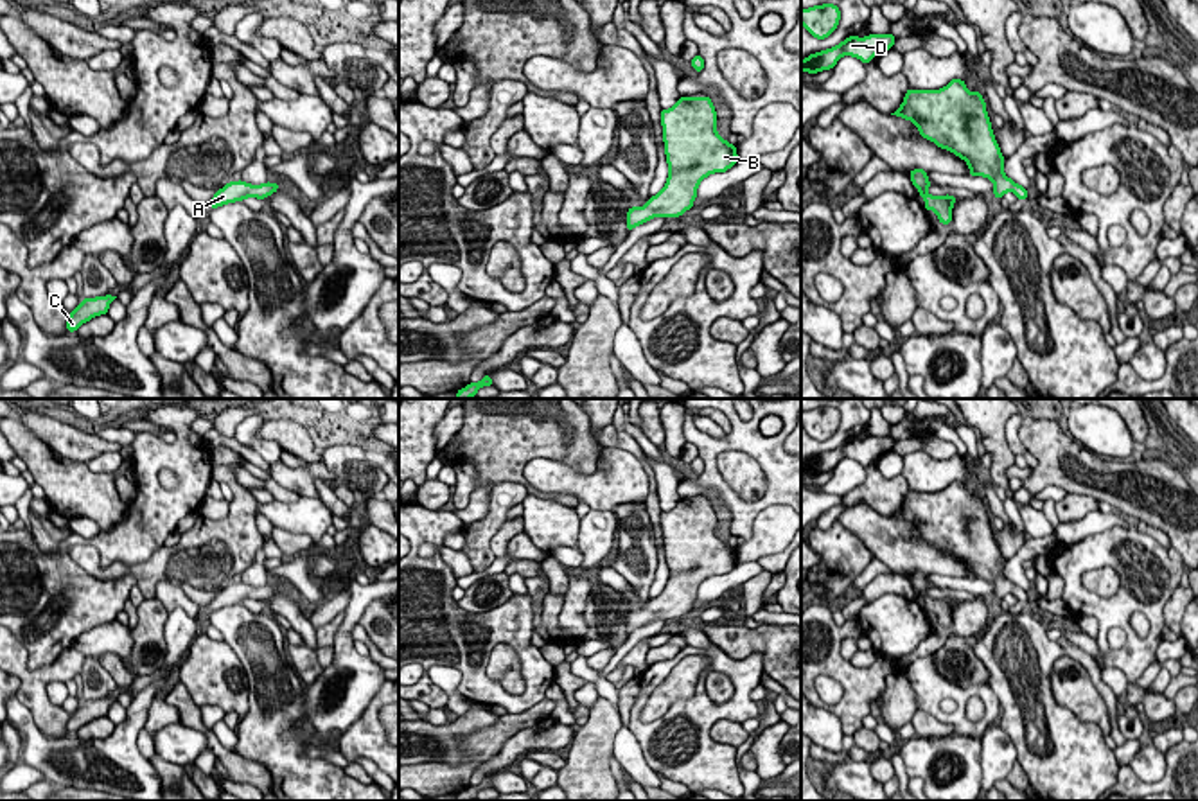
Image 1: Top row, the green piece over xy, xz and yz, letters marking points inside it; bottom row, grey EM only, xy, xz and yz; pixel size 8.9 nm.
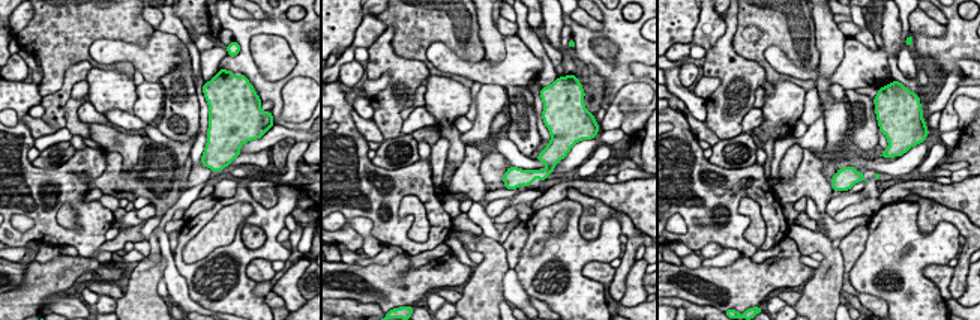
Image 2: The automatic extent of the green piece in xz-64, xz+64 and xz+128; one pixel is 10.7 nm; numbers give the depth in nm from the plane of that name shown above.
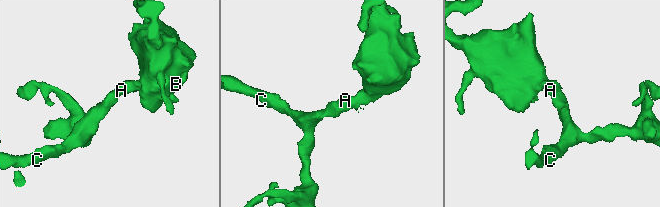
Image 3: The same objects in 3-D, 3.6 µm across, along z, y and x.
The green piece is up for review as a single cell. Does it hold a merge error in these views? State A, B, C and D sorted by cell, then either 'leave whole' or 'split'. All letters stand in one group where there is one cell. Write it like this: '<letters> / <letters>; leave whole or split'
A B C D; leave whole

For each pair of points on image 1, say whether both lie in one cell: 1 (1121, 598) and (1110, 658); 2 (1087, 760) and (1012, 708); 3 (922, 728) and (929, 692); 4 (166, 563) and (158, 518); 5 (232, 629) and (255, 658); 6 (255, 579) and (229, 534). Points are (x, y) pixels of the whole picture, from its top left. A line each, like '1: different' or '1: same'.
1: same
2: same
3: different
4: different
5: same
6: different

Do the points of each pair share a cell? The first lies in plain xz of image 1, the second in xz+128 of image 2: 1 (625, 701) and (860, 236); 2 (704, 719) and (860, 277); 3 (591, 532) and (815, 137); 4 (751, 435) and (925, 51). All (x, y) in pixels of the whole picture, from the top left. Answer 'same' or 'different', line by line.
1: same
2: same
3: same
4: same

